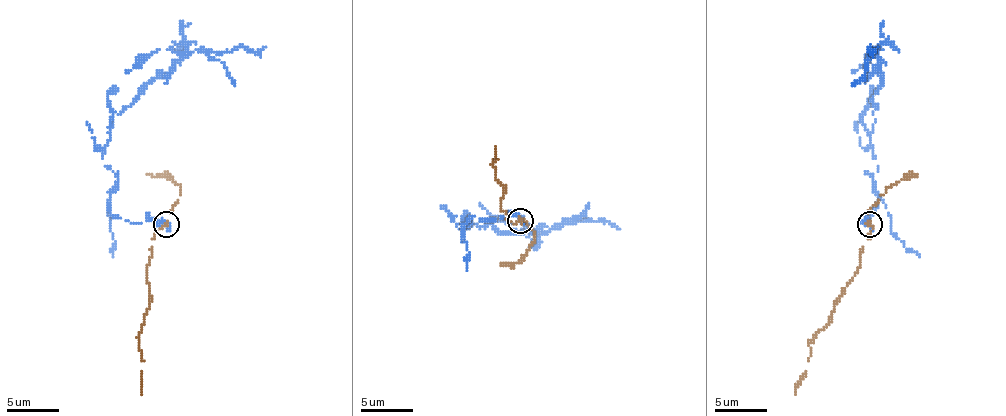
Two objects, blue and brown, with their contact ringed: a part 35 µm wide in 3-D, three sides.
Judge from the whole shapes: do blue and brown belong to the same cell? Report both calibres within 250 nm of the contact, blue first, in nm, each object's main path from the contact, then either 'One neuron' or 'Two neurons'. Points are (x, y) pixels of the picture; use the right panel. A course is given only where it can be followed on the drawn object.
Thickness 340 nm (blue) against 320 nm. Course of blue: (870, 223), (865, 218), (878, 200), (873, 99), (880, 83), (878, 49), (870, 47), (878, 47). Course of brown: (870, 223), (870, 233), (857, 272), (826, 324), (808, 345), (810, 355), (795, 394). Two neurons

